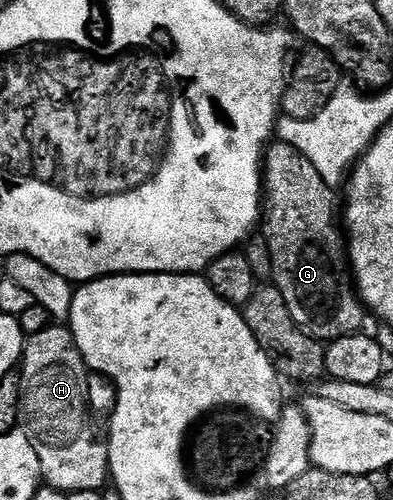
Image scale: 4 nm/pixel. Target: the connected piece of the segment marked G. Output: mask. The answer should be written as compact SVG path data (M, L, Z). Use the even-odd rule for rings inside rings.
M277 141L265 150L262 166L264 229L266 225L264 240L271 253L272 281L284 295L284 303L299 329L309 333L315 341L329 343L338 337L359 332L363 328L362 320L368 317L368 313L352 280L339 218L338 221L334 218L335 190L328 183L324 183L324 179L320 179L320 171L312 167L312 162L302 154L297 144L289 145L286 141Z

